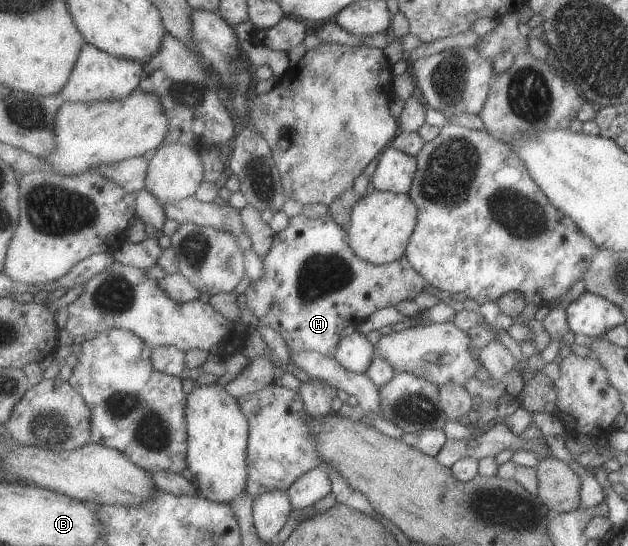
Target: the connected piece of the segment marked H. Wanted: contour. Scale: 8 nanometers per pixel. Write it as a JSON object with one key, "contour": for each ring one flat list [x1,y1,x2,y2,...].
{"contour":[[329,213,318,218,298,215,290,218,288,226,275,234,271,251,264,257,263,275,250,282,242,300,257,318,258,323,278,332,291,353,314,351,336,357,341,333,357,323,369,319,377,309,396,307,405,300,413,300,430,283,413,267,407,255,387,265,375,265,361,259,350,243,348,230,338,224]]}

